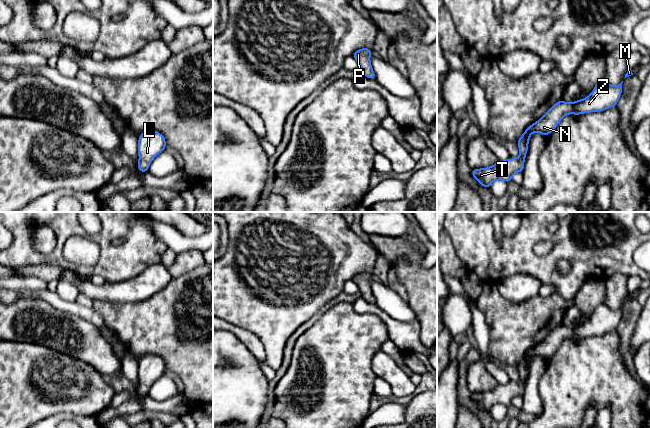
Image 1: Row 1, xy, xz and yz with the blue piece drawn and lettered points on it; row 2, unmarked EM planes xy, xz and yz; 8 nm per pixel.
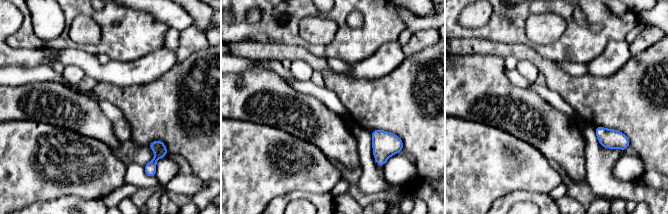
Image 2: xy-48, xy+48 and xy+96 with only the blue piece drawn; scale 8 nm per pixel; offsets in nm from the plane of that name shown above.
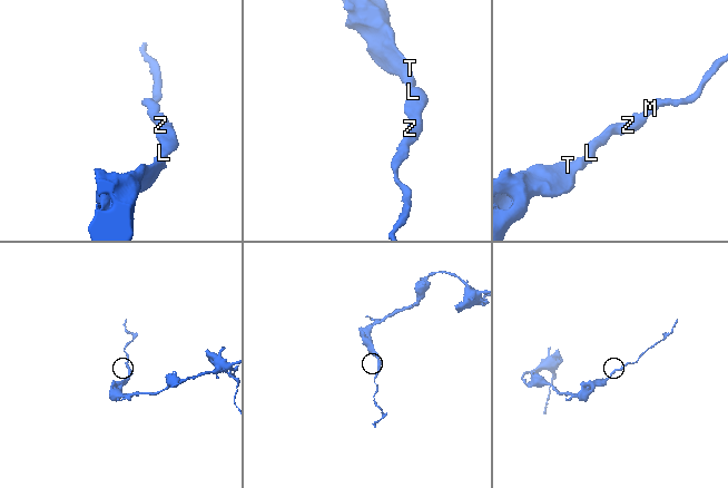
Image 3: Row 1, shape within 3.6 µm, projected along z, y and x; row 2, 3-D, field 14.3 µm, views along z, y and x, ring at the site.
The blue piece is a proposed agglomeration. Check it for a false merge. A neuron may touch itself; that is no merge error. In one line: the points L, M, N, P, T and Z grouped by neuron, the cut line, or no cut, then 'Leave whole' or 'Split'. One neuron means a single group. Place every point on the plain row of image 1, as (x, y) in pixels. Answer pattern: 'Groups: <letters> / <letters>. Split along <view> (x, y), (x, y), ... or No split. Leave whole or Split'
Groups: L M N P T Z. No split. Leave whole

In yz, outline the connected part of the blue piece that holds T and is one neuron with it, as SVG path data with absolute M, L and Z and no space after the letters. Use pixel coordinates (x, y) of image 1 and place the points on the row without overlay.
M601 304L588 321L573 327L567 327L563 324L555 327L542 342L527 351L524 358L516 365L520 375L517 383L510 382L505 385L498 385L491 391L472 393L472 400L479 408L489 413L495 404L511 405L514 397L523 396L529 362L533 356L539 356L543 360L547 360L567 338L579 339L603 335L616 330L622 317L622 307L623 305L616 310L612 310L605 304Z

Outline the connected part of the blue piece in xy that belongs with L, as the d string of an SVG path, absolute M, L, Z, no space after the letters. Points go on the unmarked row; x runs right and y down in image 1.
M153 354L144 355L138 363L139 395L147 397L152 384L164 373L166 364L161 357Z

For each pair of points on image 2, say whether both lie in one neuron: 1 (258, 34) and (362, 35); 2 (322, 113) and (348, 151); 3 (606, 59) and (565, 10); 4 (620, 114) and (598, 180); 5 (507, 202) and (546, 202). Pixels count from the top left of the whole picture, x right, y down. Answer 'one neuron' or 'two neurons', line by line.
1: one neuron
2: one neuron
3: two neurons
4: two neurons
5: one neuron

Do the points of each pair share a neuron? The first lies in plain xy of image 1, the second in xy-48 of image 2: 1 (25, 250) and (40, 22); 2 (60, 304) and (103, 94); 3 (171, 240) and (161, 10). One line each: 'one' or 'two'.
1: two
2: two
3: one

